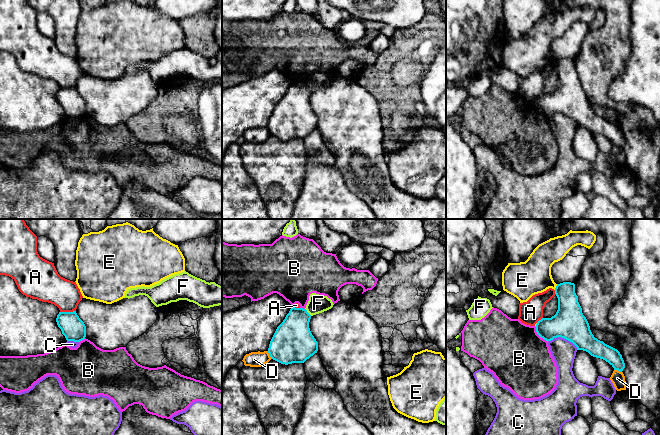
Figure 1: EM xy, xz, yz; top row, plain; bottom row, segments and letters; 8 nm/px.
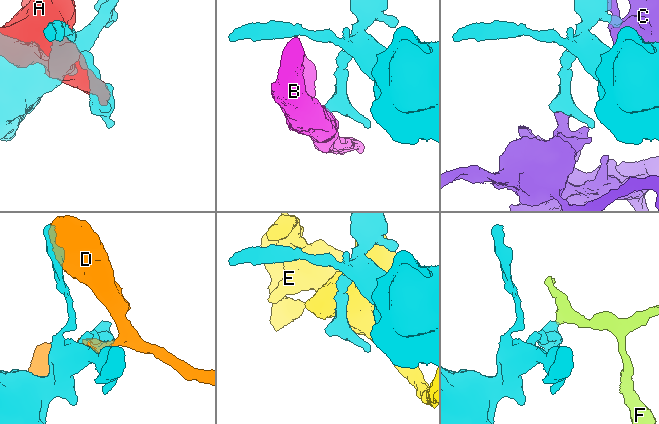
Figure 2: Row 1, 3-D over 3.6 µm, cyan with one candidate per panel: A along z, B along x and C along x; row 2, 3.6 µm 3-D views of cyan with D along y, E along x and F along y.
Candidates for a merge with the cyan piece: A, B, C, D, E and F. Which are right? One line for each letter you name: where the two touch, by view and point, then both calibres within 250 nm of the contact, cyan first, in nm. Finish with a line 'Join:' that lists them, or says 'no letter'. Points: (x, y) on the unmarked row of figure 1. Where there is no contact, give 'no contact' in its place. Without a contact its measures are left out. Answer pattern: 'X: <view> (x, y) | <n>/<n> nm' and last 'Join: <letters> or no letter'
Join: no letter

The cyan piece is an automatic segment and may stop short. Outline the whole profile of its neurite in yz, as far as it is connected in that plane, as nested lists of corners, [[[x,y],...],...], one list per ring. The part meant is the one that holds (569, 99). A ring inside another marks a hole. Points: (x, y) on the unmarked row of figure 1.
[[[563,58],[557,60],[555,70],[558,74],[558,86],[551,94],[542,94],[536,100],[537,110],[551,117],[561,113],[572,118],[577,126],[588,128],[591,132],[608,138],[614,146],[620,148],[625,139],[620,128],[594,113],[589,99],[575,69],[575,60]]]

